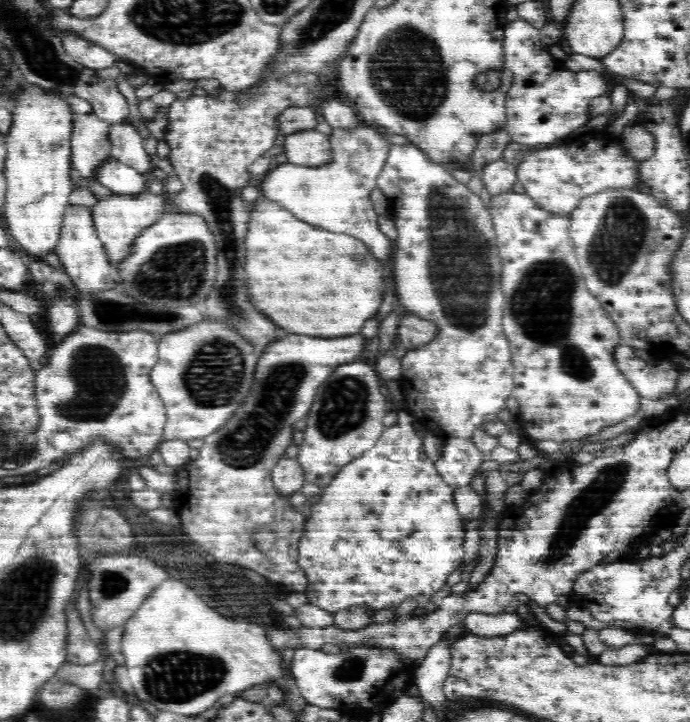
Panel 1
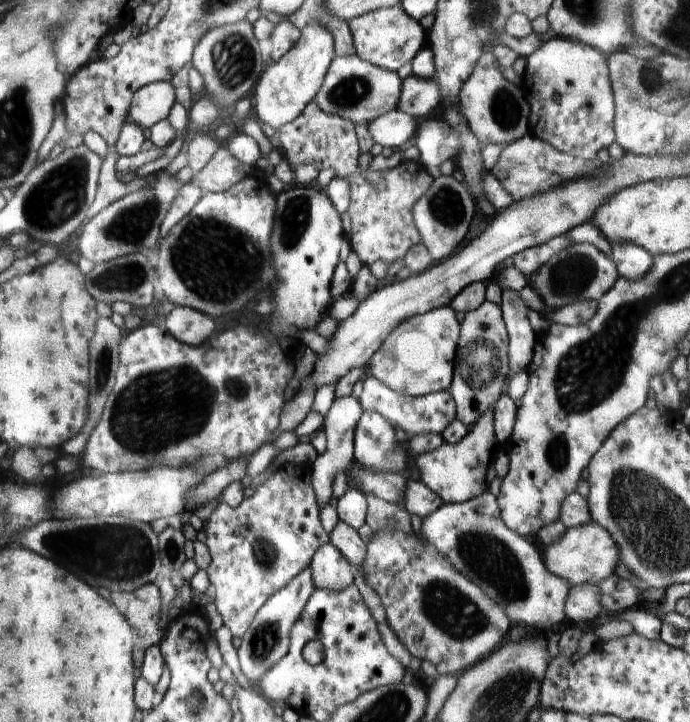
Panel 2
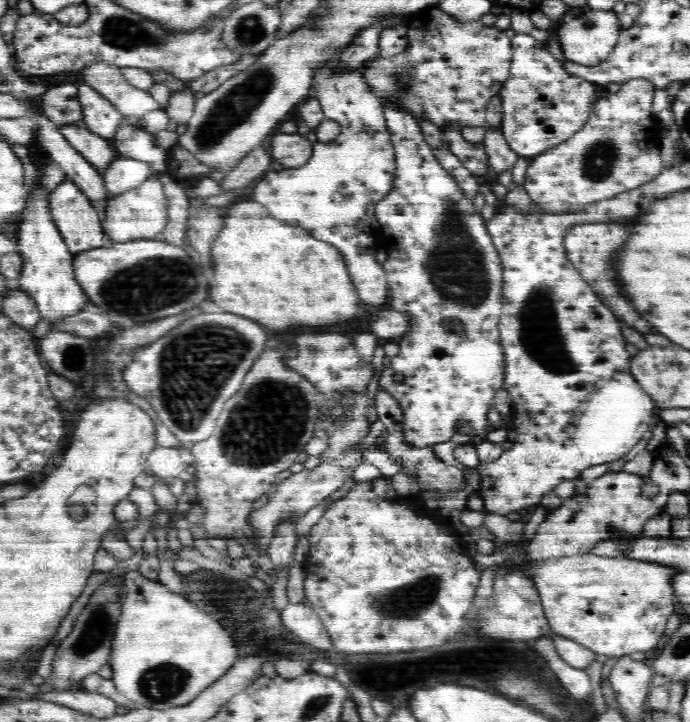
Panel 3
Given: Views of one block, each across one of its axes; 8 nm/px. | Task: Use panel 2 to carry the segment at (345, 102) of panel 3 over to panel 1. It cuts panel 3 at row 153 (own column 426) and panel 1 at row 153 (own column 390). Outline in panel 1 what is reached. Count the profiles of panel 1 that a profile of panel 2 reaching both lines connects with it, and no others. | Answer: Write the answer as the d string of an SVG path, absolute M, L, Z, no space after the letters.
M362 124L356 132L336 132L330 136L334 142L336 160L332 164L320 168L304 168L300 164L282 164L274 172L266 174L262 182L262 192L266 200L276 200L286 210L294 212L300 220L310 224L318 224L330 232L344 232L350 236L358 236L368 244L374 256L386 260L394 246L378 226L378 214L374 212L374 204L370 194L378 188L378 176L386 158L392 154L392 144L386 136L372 130L368 124Z

